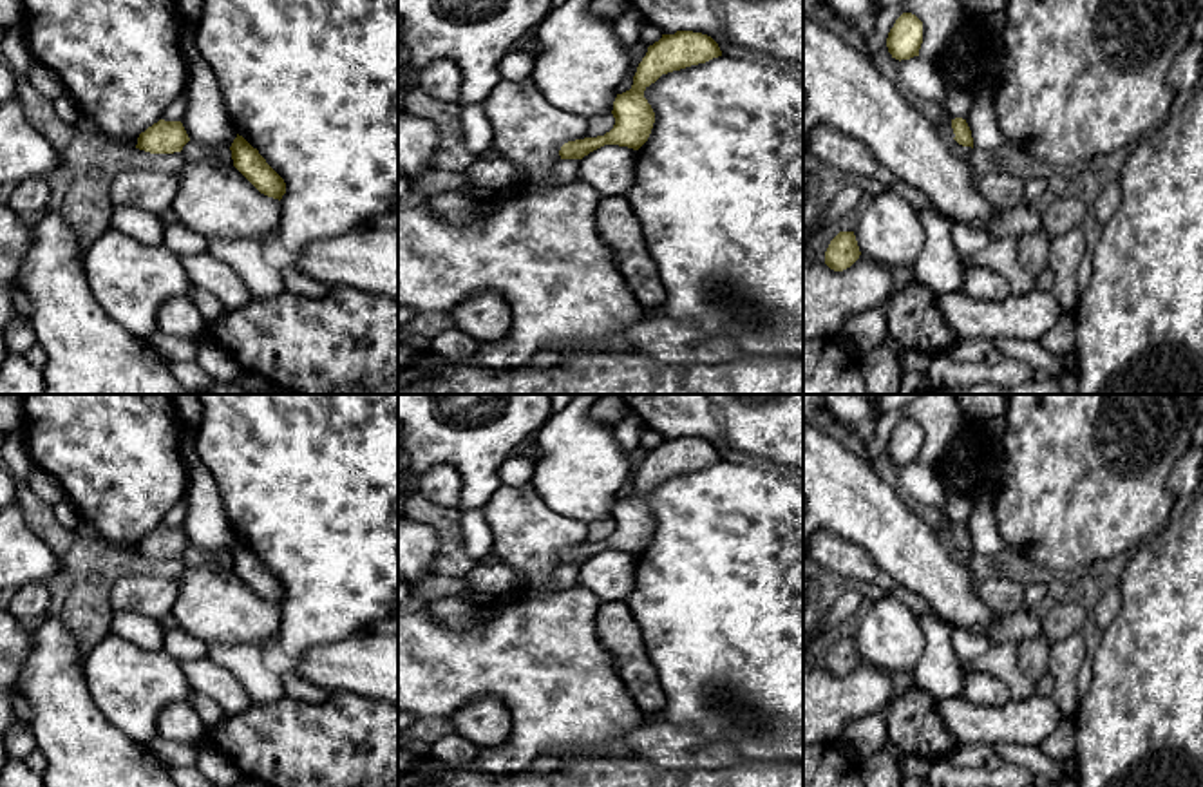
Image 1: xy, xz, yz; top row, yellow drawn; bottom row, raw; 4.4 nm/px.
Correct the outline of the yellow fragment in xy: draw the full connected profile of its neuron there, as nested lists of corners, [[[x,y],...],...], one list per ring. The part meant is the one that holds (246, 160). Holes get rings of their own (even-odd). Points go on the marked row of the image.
[[[237,134],[232,147],[233,166],[264,195],[282,199],[284,179],[266,163],[266,159],[242,136]]]

